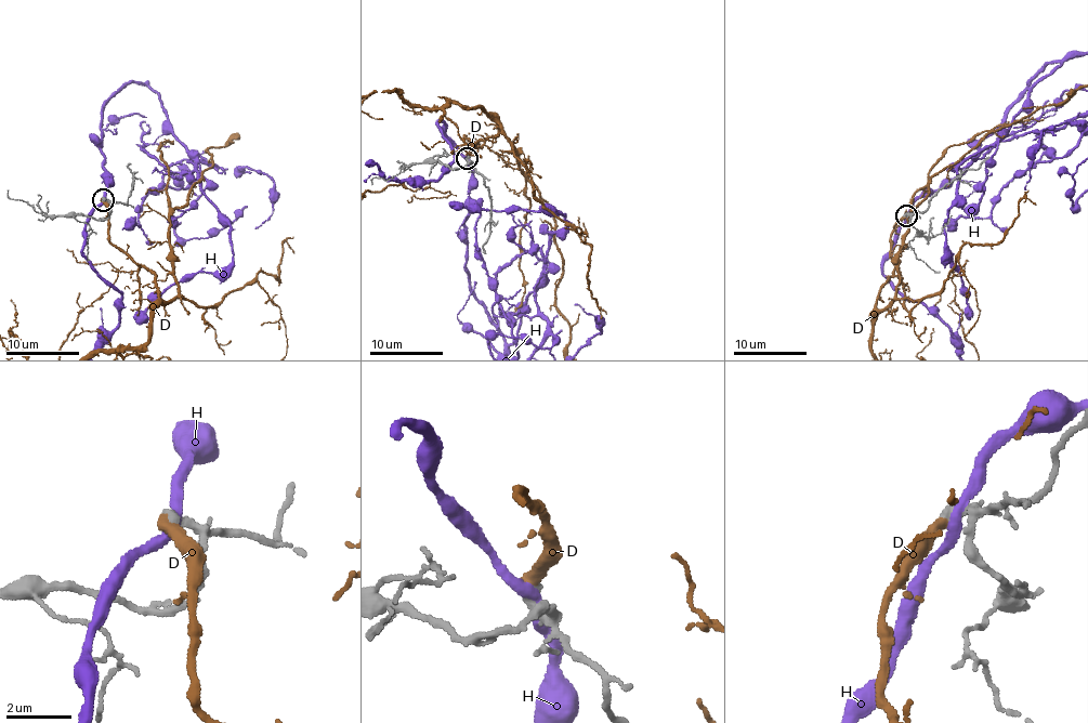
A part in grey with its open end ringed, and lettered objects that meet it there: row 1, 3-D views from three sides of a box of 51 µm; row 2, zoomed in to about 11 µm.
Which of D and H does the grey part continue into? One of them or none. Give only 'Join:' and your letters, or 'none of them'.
Join: D

